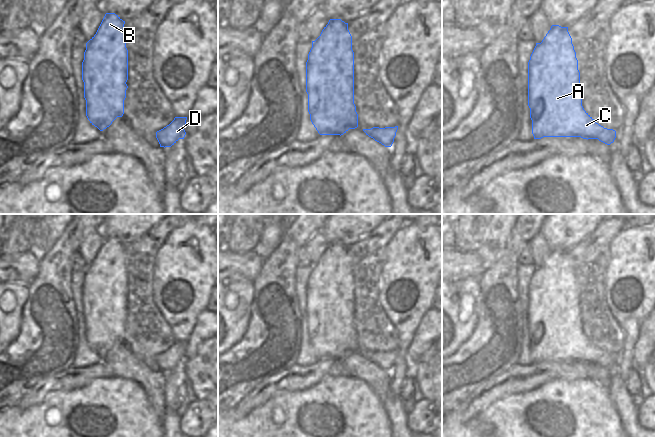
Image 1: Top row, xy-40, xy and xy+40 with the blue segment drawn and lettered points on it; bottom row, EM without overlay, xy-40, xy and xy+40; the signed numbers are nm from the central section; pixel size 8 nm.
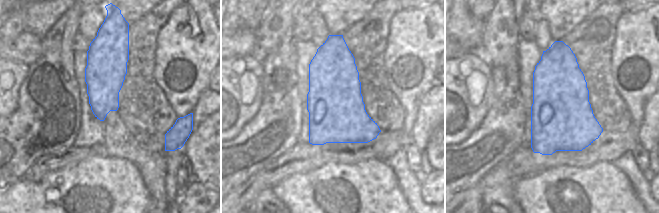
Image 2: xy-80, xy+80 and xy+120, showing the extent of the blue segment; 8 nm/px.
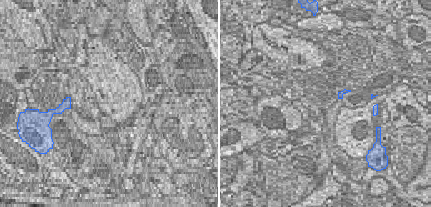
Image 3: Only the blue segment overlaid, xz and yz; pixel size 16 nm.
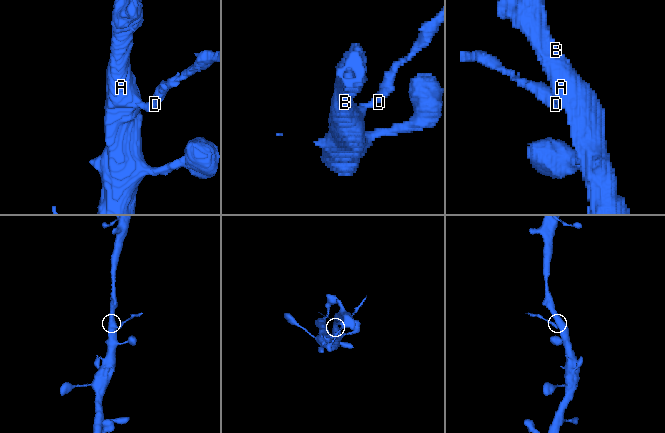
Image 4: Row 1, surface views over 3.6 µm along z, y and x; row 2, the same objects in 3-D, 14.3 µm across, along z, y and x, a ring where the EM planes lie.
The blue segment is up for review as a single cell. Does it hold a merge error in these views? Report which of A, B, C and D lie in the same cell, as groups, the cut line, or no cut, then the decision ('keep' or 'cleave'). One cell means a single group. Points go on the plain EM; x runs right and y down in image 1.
groups A B C / D; cut xy+40 (604, 352), (597, 362); cleave

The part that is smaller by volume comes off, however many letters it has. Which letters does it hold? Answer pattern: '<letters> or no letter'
D

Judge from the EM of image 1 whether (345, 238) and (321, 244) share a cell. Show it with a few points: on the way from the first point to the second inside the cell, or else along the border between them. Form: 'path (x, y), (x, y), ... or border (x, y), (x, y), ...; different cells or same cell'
border (321, 231), (329, 243); different cells

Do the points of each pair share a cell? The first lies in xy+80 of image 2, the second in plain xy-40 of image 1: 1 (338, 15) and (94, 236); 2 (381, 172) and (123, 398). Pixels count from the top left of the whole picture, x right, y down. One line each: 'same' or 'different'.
1: different
2: same

